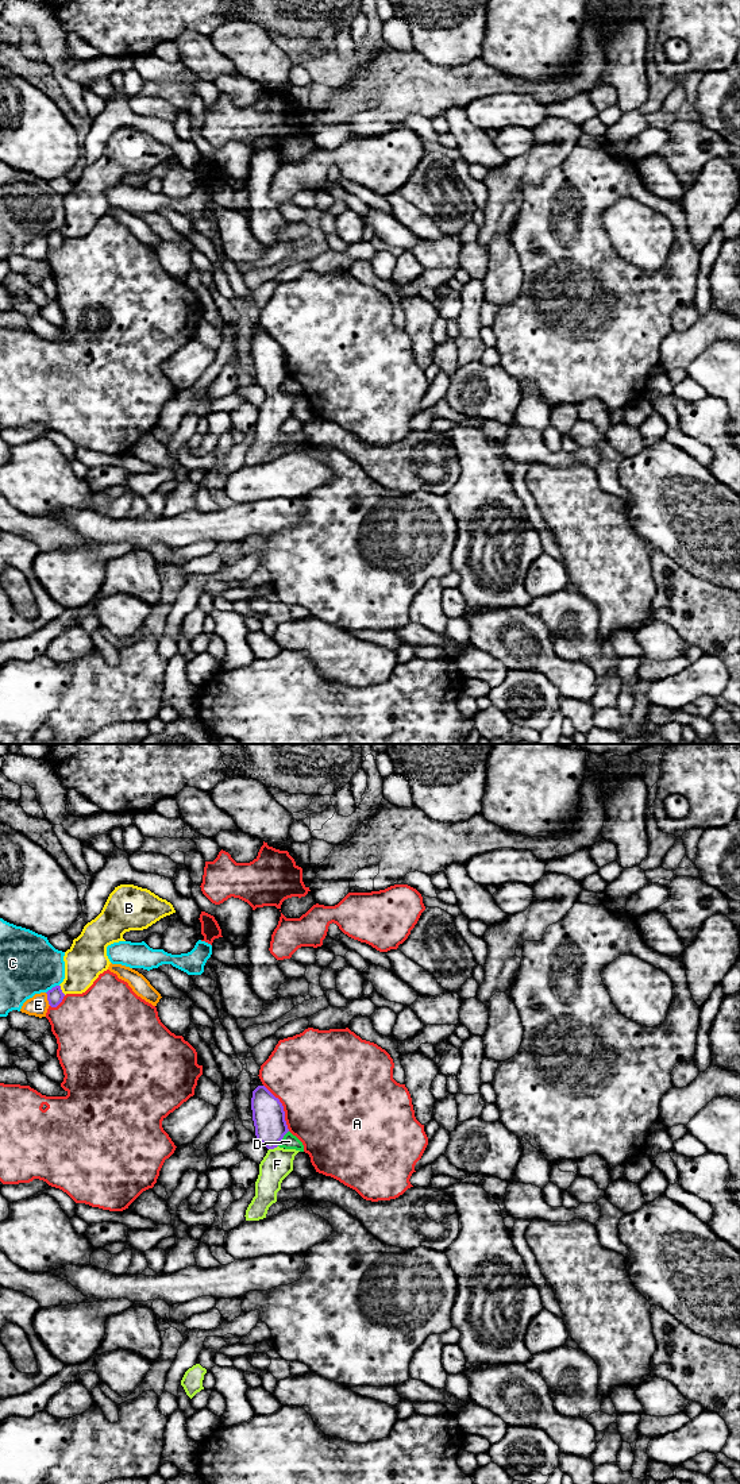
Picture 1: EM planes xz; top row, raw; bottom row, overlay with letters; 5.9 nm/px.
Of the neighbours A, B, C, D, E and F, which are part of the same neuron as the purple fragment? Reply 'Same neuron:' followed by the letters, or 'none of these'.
Same neuron: F

